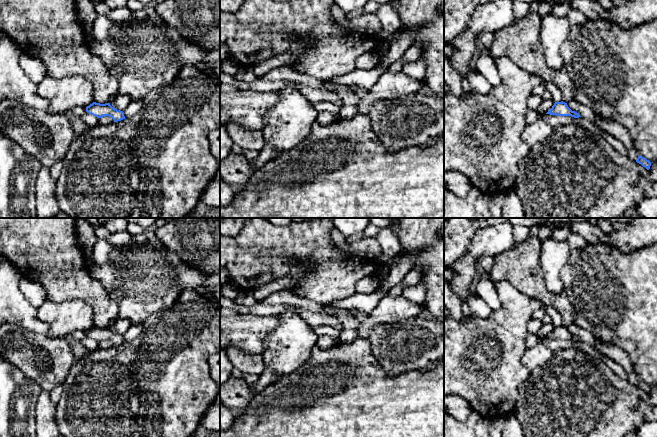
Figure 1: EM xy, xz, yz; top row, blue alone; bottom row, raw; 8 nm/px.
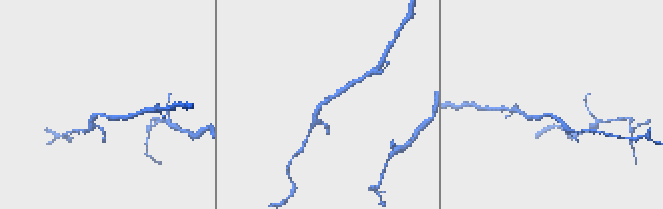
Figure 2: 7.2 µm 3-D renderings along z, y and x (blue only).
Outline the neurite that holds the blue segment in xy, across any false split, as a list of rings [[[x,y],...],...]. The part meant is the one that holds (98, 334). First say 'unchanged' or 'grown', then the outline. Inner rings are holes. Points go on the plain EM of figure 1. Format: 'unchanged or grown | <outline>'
unchanged | [[[93,326],[86,331],[86,336],[97,342],[109,340],[114,344],[114,346],[125,343],[124,336],[113,332],[110,327],[100,328]]]

